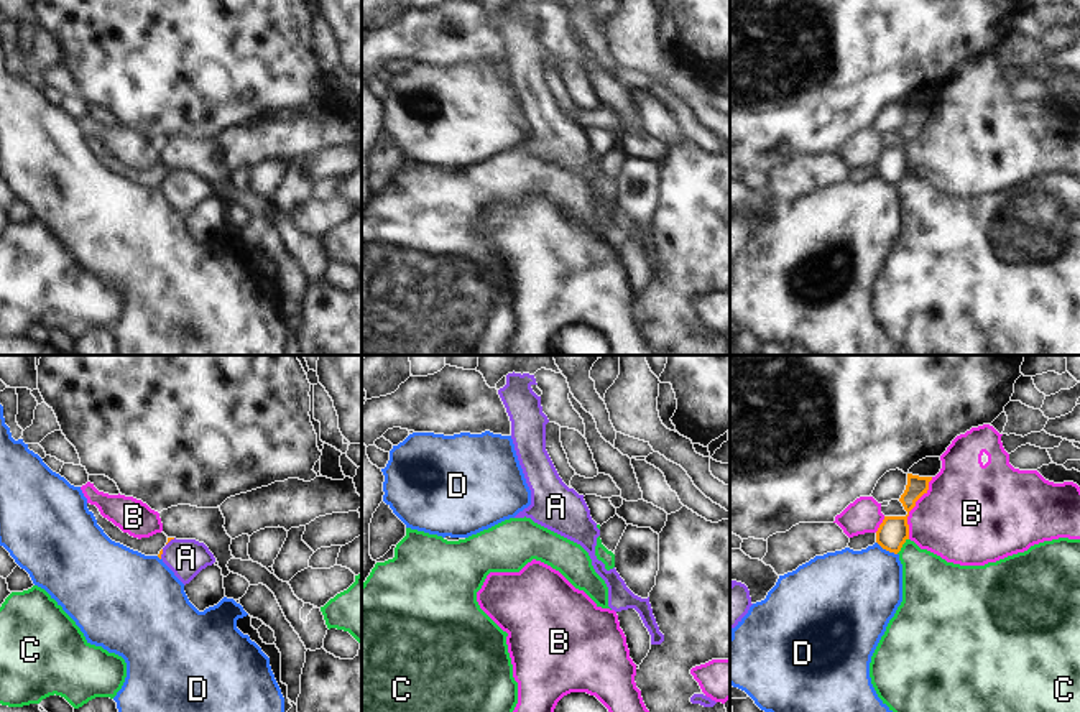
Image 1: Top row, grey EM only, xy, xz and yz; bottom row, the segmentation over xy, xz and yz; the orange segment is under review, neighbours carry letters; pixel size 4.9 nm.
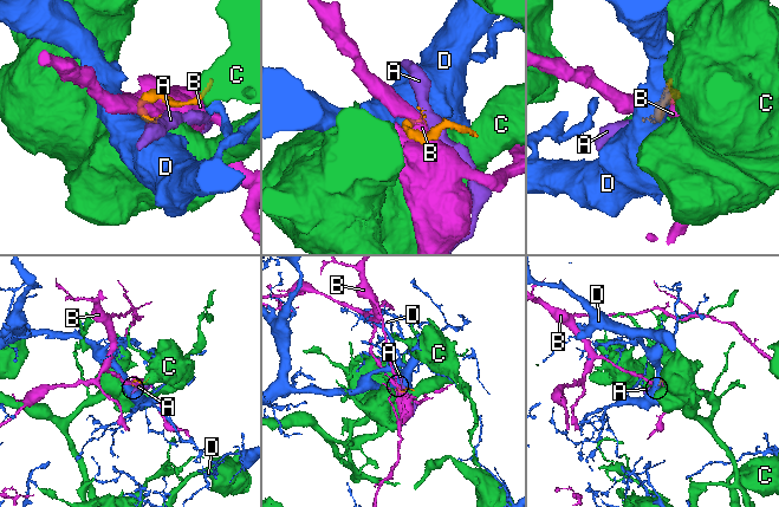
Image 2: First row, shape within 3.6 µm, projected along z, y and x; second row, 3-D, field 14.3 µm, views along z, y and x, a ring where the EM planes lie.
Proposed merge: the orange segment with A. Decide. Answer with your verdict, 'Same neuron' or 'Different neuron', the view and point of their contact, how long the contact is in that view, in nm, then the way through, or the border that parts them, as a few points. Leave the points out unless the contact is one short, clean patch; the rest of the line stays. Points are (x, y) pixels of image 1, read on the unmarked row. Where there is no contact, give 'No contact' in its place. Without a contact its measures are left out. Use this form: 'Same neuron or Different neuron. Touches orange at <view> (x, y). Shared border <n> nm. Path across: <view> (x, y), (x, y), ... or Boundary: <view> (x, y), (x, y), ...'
Same neuron. Touches orange at xy (161, 184). Shared border 50 nm. Path across: xy (161, 181), (161, 184), (186, 189)

